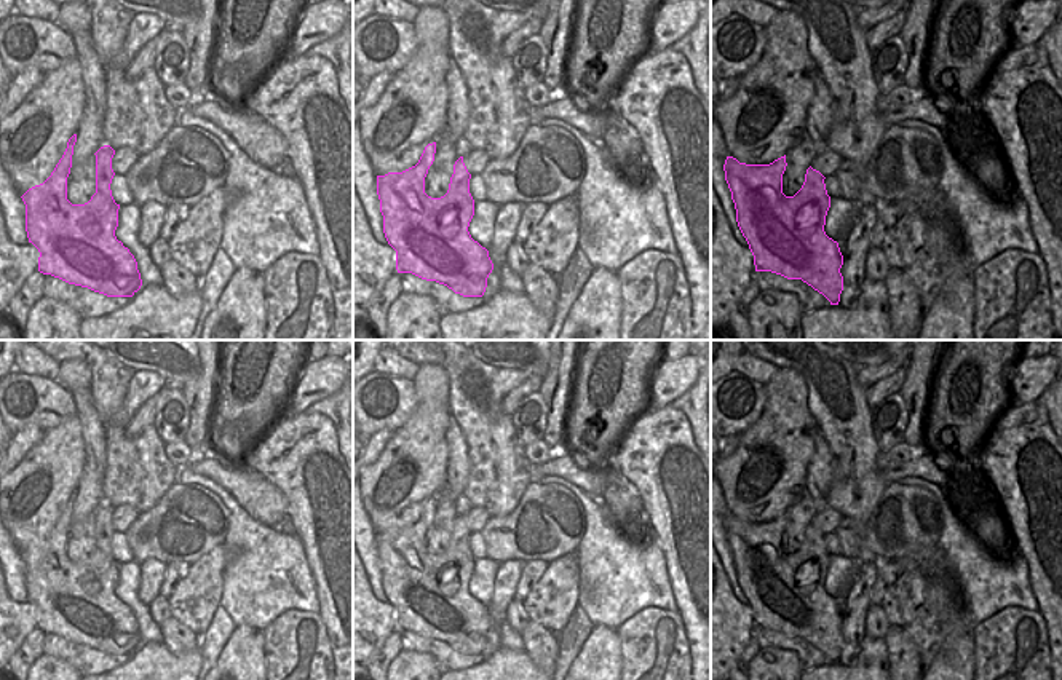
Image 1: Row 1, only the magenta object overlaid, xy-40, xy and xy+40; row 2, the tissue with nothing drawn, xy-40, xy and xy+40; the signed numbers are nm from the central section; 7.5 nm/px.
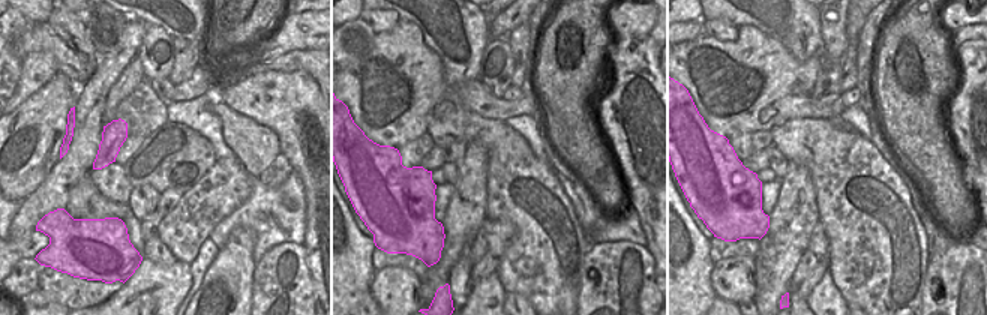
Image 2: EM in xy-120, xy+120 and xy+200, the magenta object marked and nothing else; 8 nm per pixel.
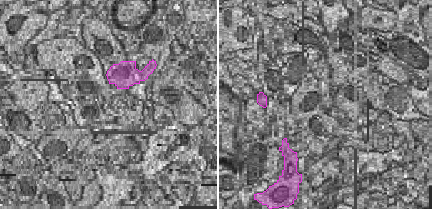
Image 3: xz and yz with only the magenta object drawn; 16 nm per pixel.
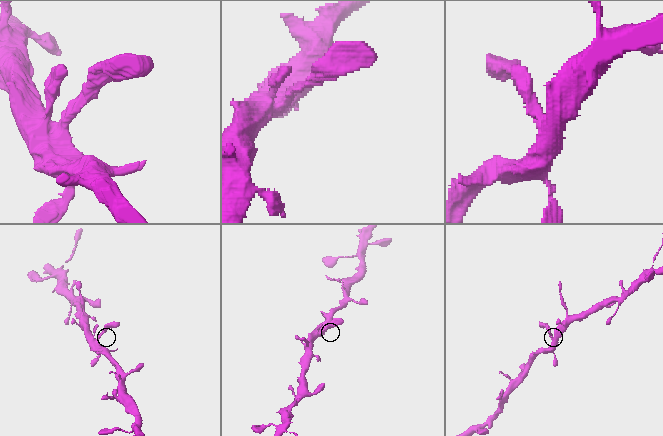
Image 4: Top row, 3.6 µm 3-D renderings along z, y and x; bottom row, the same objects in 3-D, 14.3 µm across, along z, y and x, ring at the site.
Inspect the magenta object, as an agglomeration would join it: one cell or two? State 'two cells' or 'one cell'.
one cell

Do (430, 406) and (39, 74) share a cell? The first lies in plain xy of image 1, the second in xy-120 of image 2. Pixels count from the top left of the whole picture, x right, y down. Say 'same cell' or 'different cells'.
different cells

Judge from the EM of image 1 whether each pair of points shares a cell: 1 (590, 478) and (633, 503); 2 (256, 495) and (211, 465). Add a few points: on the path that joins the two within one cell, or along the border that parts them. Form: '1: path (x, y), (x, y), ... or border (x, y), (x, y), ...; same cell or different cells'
1: path (601, 486), (609, 487), (622, 498); same cell
2: path (245, 486), (222, 473); same cell

